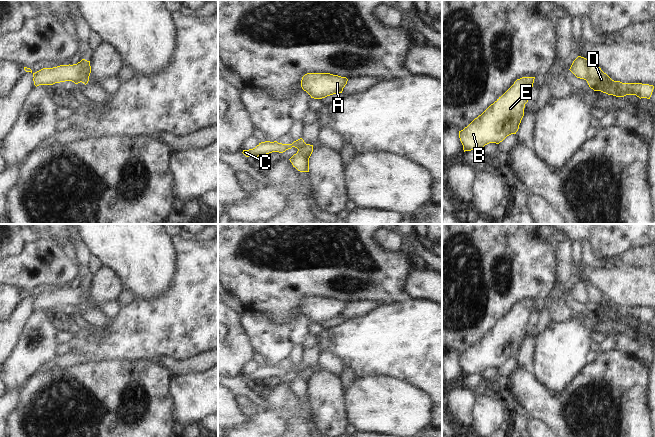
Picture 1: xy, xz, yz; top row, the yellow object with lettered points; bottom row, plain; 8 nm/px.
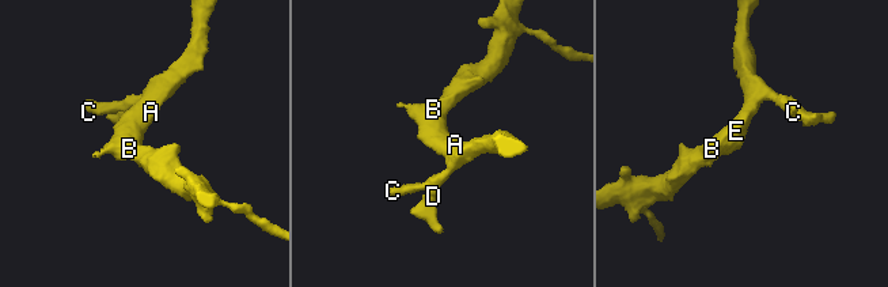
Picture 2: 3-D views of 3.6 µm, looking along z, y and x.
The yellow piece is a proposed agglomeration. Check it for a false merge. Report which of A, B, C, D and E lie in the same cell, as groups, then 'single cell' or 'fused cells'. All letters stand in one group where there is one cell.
A B C E / D; fused cells

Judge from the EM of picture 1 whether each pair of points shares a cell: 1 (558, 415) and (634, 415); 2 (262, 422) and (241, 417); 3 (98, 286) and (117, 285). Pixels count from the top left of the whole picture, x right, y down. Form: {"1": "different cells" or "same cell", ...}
{"1": "same cell", "2": "different cells", "3": "same cell"}

